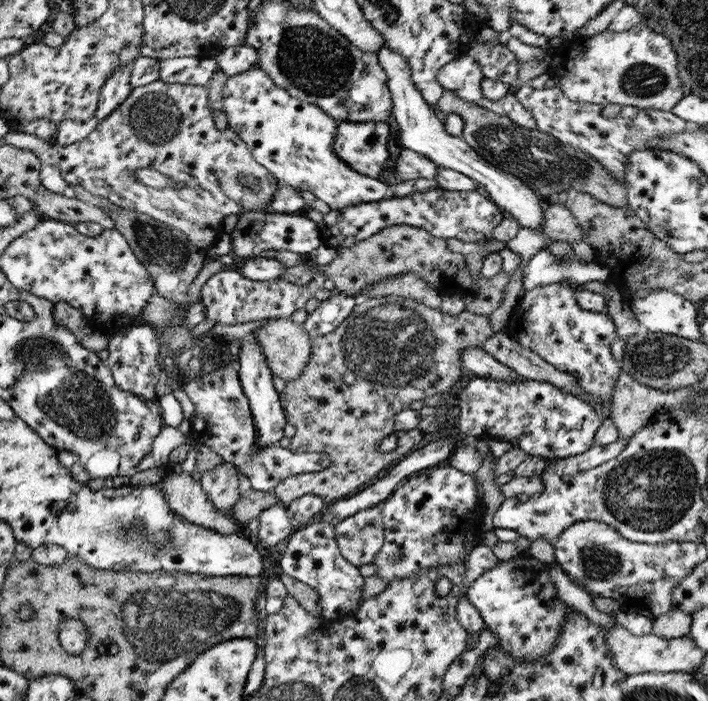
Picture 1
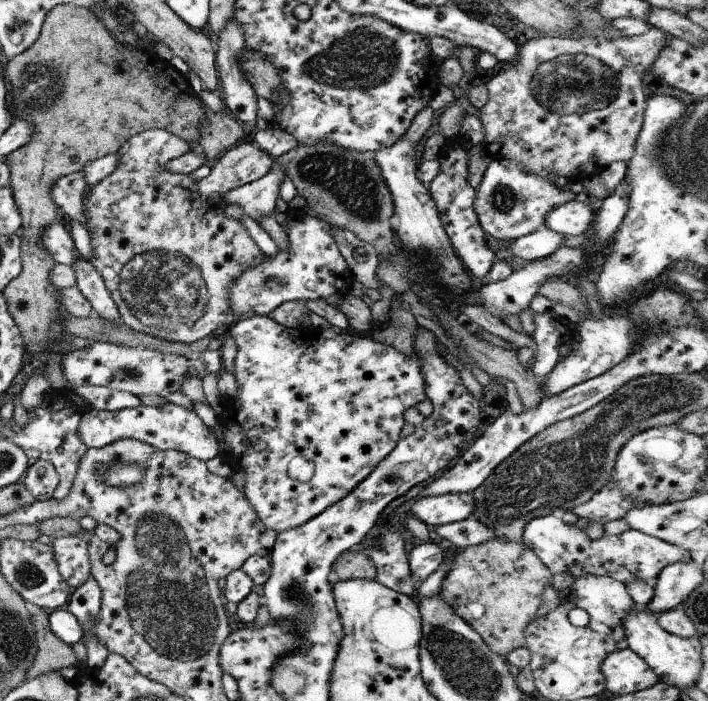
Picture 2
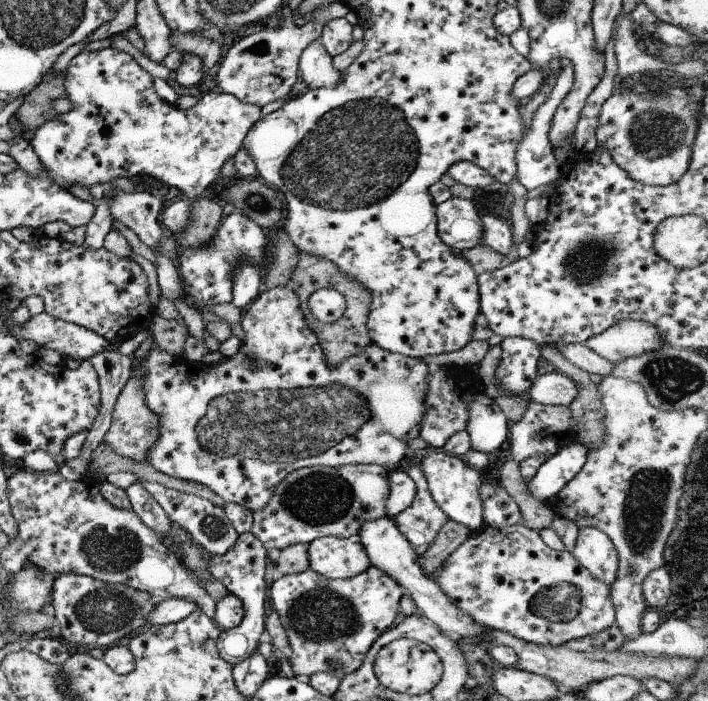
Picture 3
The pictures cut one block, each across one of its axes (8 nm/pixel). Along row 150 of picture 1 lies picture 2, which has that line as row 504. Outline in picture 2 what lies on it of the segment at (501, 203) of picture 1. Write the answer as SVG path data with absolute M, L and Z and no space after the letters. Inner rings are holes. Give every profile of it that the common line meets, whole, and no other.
M450 493L423 496L409 504L409 514L427 526L440 526L461 521L473 512L473 496L470 493Z

